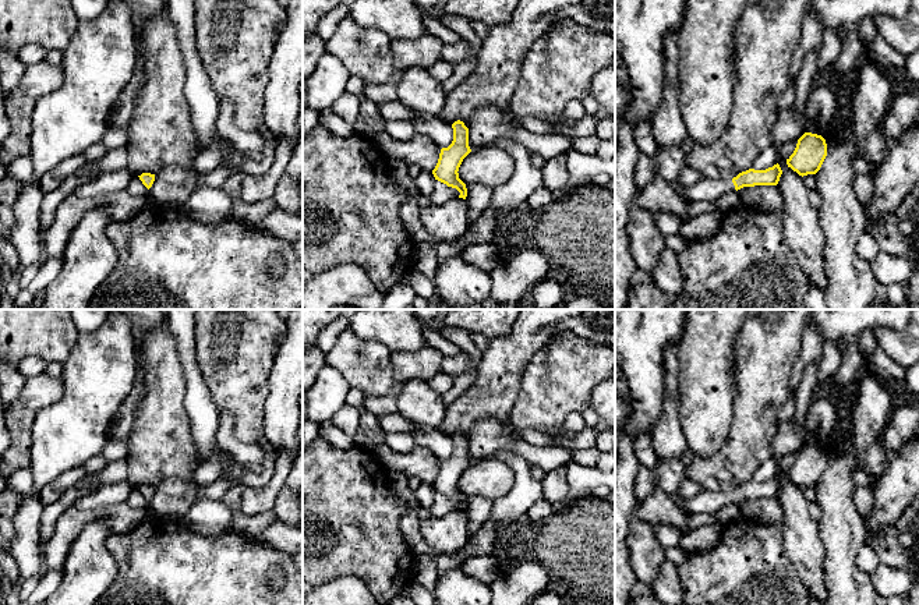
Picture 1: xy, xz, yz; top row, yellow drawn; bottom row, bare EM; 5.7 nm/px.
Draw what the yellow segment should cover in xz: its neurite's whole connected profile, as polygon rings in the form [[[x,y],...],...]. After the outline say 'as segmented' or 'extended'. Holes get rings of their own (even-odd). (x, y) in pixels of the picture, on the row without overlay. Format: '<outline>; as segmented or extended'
[[[457,432],[452,436],[453,453],[448,460],[442,460],[438,475],[432,482],[435,492],[446,496],[448,499],[456,500],[460,507],[459,510],[466,512],[467,500],[466,496],[459,491],[459,480],[463,471],[471,464],[469,459],[469,441],[463,434]]]; as segmented

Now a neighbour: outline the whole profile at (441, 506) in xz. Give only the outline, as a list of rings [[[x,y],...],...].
[[[435,492],[434,503],[430,507],[432,517],[442,517],[452,510],[459,510],[460,505],[456,500]]]

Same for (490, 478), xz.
[[[495,459],[473,461],[459,480],[459,491],[466,496],[483,496],[489,500],[503,498],[515,484],[515,471]]]

